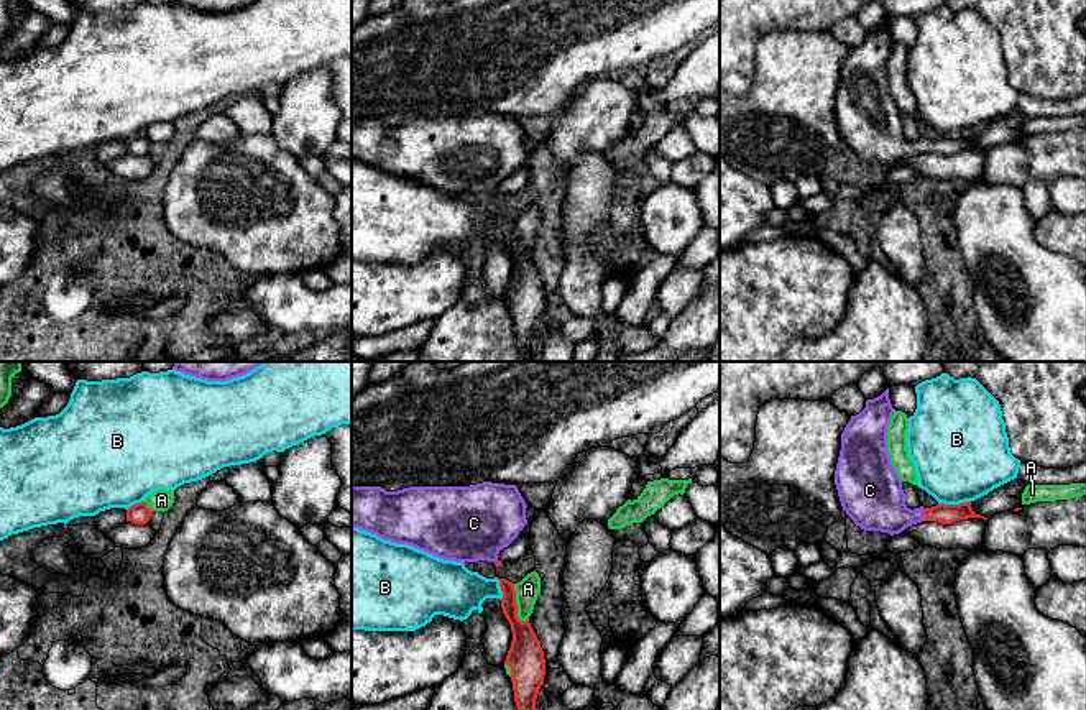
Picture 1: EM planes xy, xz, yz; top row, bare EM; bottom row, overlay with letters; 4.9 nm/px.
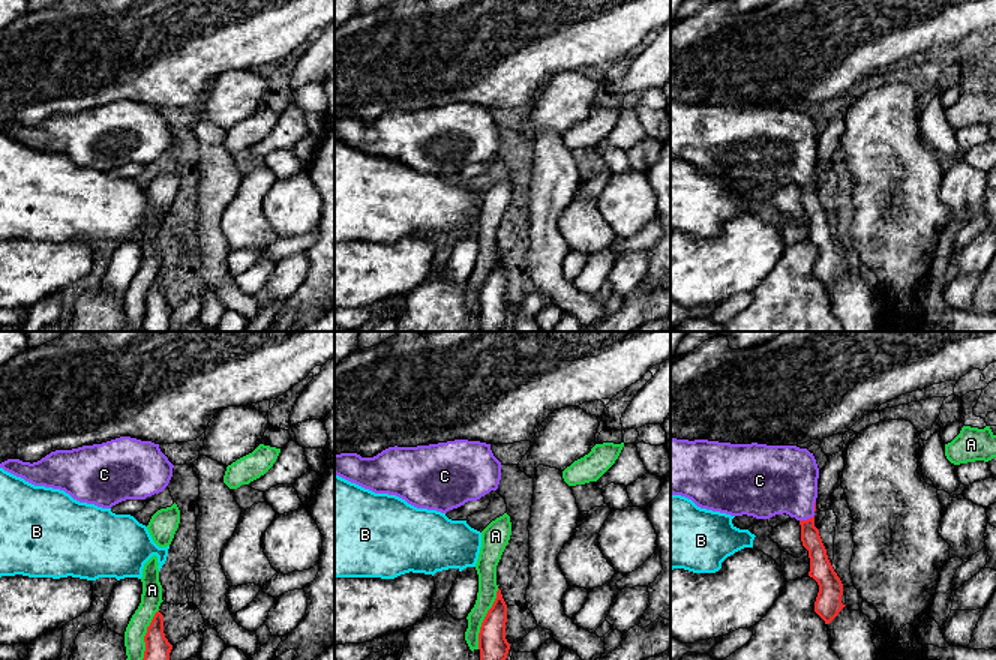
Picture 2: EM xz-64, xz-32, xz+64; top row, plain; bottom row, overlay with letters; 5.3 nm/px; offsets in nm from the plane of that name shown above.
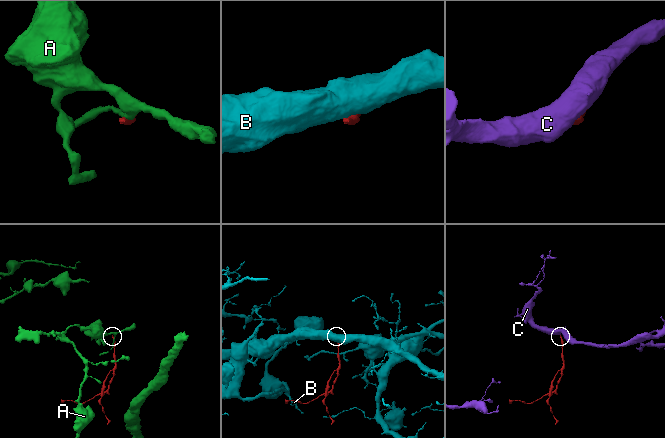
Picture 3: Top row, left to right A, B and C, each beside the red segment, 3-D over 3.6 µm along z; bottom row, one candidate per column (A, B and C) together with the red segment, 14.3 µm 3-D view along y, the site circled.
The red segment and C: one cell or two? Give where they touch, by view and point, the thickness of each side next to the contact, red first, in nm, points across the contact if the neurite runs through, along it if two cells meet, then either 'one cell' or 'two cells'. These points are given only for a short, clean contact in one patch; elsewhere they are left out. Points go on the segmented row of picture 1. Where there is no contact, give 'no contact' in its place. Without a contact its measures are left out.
contact yz (924, 515); calibres 100 and 280 nm; way yz (943, 513), (924, 515), (891, 515), (876, 502); one cell

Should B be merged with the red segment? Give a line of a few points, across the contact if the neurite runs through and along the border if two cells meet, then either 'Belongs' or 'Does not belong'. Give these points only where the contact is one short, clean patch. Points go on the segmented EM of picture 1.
Line: yz (970, 500), (938, 505). Does not belong

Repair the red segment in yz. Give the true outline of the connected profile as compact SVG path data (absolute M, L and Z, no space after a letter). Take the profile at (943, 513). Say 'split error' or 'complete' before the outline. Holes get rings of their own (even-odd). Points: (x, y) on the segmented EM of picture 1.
split error; M889 388L877 398L867 399L866 408L851 416L841 434L841 450L835 470L835 485L843 506L843 511L864 531L881 531L890 536L902 532L905 528L922 521L938 521L941 524L951 524L968 518L987 518L976 514L971 508L971 501L959 505L940 503L932 508L910 509L905 505L905 493L902 490L902 480L897 475L889 452L887 452L887 426L894 414L894 408L889 399Z

